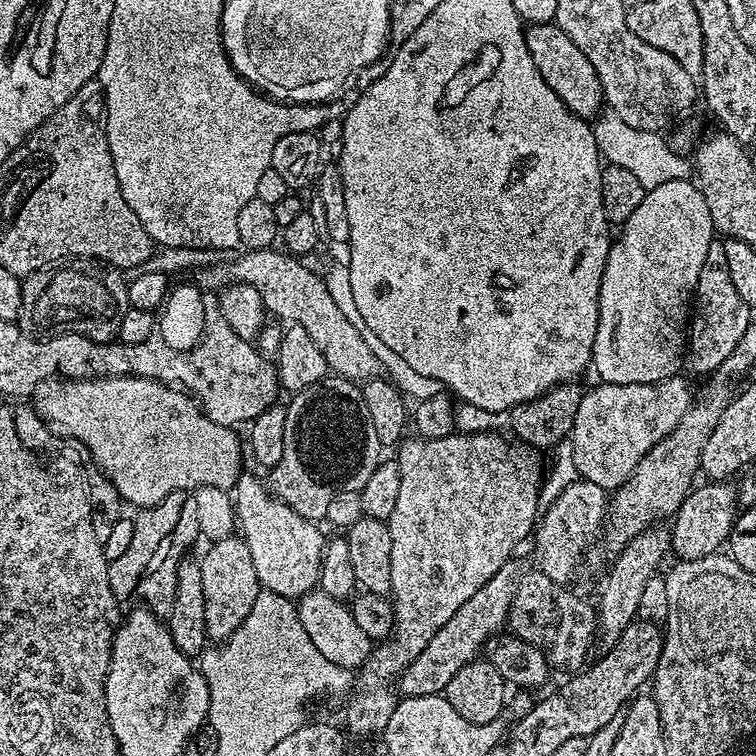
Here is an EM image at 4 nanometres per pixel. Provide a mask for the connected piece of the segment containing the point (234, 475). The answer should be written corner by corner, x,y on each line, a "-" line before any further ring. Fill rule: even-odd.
106,376
103,378
64,378
57,382
49,383
47,386
41,387
34,396
34,407
40,413
40,417
49,425
52,424
56,428
61,428
68,436
73,436
80,444
88,447
90,455
96,459
95,467
103,472
105,476
110,478
110,482
114,482
114,486
118,490
118,494
124,499
125,505
132,506
136,504
137,509
148,508
151,504
162,502
162,498
166,498
166,494
171,492
186,492
195,490
202,486
218,486
229,490
235,489
237,478
242,475
240,468
240,444
242,448
242,440
235,436
232,428
223,428
220,424
216,424
201,410
199,403
189,393
181,390
172,384
162,384
158,380
151,380
145,376

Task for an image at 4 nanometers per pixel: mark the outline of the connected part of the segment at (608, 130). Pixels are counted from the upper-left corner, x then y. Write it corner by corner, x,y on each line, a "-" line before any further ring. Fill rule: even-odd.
610,110
601,111
600,115
595,117
592,133
601,157
608,164
622,166
622,170
630,170
630,174
634,174
634,178
642,182
645,190
662,186
662,182
687,180
693,175
694,168
689,157
674,151
671,143
661,133
634,130
634,126
622,122
622,118
618,118
618,114

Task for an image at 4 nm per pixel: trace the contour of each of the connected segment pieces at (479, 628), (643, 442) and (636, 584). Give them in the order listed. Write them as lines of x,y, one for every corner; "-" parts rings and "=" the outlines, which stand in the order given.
509,562
478,590
478,594
473,594
459,610
430,638
426,650
406,666
406,670
398,677
398,692
401,697
405,696
438,696
443,693
444,688
466,666
470,661
477,659
485,651
489,640
494,636
499,636
505,631
508,623
508,611
512,606
512,599
518,583
518,571
515,563
=
677,374
657,384
597,383
596,388
589,392
587,389
578,402
570,437
577,477
606,490
621,488
634,474
638,462
682,422
682,414
693,404
694,392
682,377
=
664,526
647,528
642,530
642,534
638,534
623,545
619,551
608,577
604,580
604,589
600,592
600,604
598,600
595,605
598,644
604,650
612,648
614,642
618,642
622,630
626,630
626,626
630,626
637,619
638,602
642,598
646,582
651,576
657,575
659,568
656,567
664,559
669,559
672,551
671,531

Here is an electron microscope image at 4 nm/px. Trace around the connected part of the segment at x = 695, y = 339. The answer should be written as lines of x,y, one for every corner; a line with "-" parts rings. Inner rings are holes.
713,239
706,259
702,261
702,271
698,274
698,286
694,293
694,303
690,308
690,360
696,372
711,374
726,358
730,358
734,346
742,339
742,334
753,323
753,313
742,302
734,281
730,278
730,265
726,263
724,240

